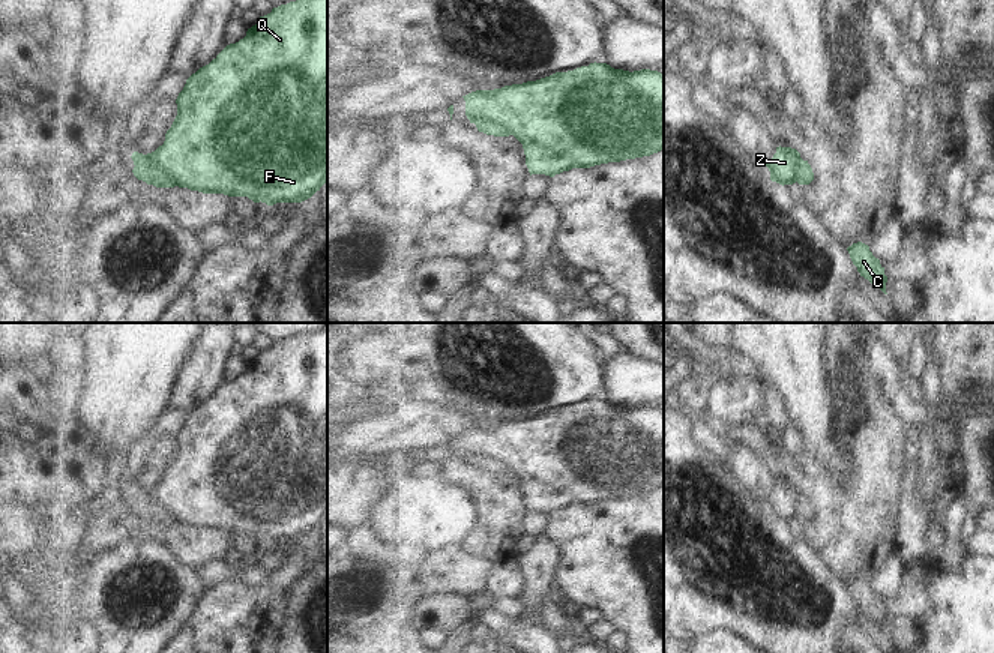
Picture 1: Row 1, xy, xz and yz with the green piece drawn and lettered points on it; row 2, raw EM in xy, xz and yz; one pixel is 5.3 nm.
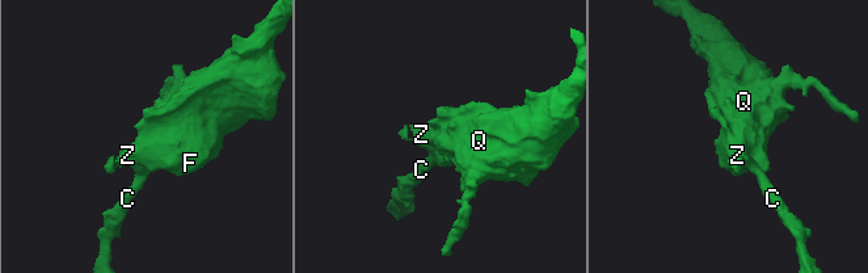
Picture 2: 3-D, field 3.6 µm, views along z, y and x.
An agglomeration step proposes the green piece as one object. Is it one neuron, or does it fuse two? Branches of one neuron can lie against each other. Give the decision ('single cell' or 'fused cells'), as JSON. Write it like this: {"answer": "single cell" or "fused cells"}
{"answer": "fused cells"}

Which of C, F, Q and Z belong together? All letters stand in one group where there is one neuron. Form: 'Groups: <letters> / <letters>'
Groups: C / F Q Z

